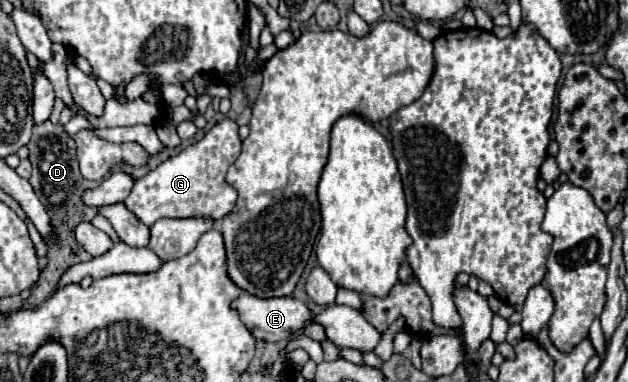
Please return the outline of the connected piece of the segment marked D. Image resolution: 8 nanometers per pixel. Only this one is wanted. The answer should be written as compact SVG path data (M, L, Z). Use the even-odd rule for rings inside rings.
M50 121L42 123L42 125L34 125L32 131L32 139L28 143L30 149L30 161L32 161L32 177L28 179L30 185L34 187L38 199L42 201L42 205L46 207L48 215L50 215L50 223L56 229L56 239L52 241L44 241L48 247L48 265L46 269L40 273L40 279L36 281L36 285L32 287L32 293L28 297L28 301L24 301L24 305L28 307L36 307L42 301L46 301L46 297L50 297L50 293L54 293L58 279L62 277L62 273L82 261L90 261L92 257L76 243L74 239L74 229L80 221L92 221L92 217L96 215L96 209L86 209L86 205L82 205L82 189L86 189L86 185L94 187L94 181L86 181L80 175L78 169L78 157L76 157L76 149L74 149L74 139L62 129L62 125L52 125Z

